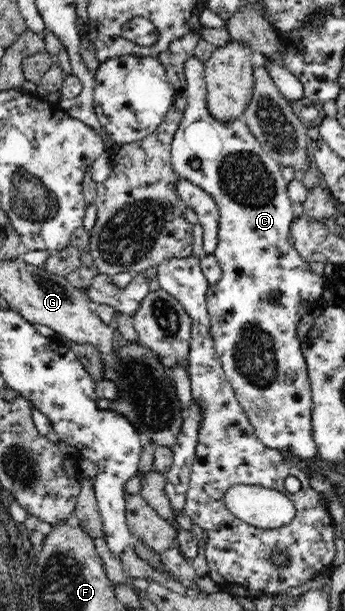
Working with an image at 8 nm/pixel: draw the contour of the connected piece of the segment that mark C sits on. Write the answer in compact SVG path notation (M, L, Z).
M195 56L186 59L184 63L184 75L186 76L186 98L187 106L184 110L184 115L170 145L170 162L174 172L178 174L180 179L188 180L194 185L198 185L208 193L217 203L219 209L219 224L218 224L218 243L213 254L218 258L218 263L222 268L222 277L214 284L209 284L207 291L207 312L209 313L209 320L211 323L211 334L213 337L214 347L220 363L222 364L227 381L230 383L232 390L235 392L237 401L240 403L242 410L248 417L249 423L255 428L255 436L257 439L269 449L280 451L283 455L290 457L296 456L302 460L314 458L319 456L319 450L312 436L312 388L310 388L310 378L308 378L308 371L303 350L301 349L301 338L296 334L296 325L298 321L313 311L319 303L323 301L322 292L326 287L324 285L325 276L318 275L310 270L310 264L300 253L296 251L294 245L288 242L289 227L292 220L295 218L293 213L293 202L287 195L287 183L282 176L280 170L281 165L270 157L262 148L262 144L256 139L252 130L248 128L243 117L237 118L236 121L223 122L216 120L212 114L208 113L207 103L207 89L205 76L205 63L198 60Z

